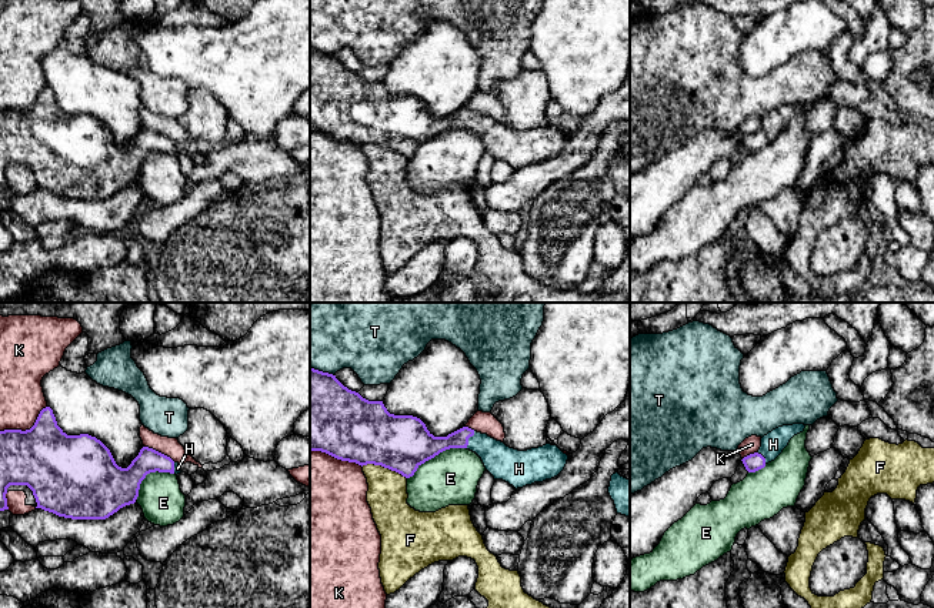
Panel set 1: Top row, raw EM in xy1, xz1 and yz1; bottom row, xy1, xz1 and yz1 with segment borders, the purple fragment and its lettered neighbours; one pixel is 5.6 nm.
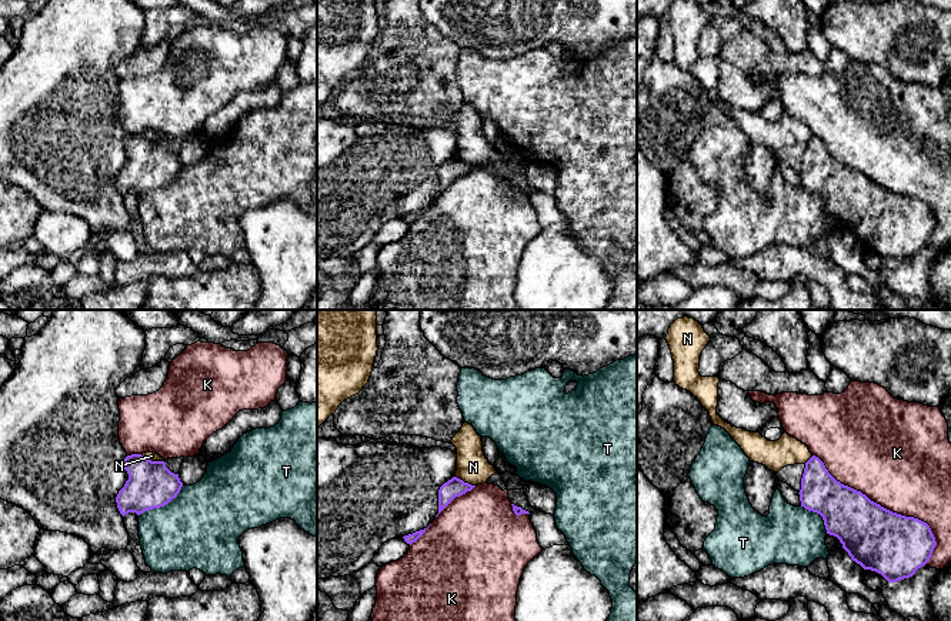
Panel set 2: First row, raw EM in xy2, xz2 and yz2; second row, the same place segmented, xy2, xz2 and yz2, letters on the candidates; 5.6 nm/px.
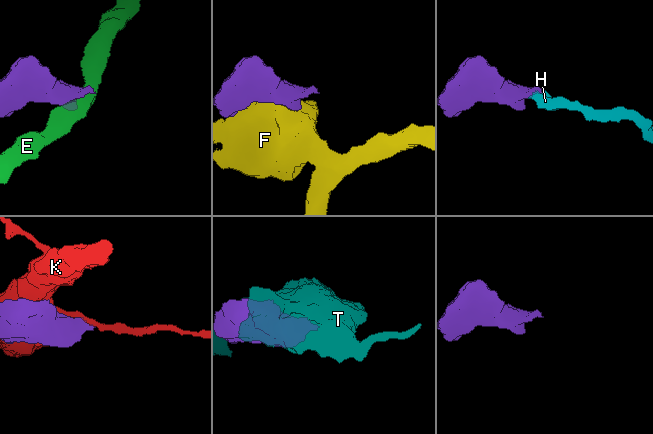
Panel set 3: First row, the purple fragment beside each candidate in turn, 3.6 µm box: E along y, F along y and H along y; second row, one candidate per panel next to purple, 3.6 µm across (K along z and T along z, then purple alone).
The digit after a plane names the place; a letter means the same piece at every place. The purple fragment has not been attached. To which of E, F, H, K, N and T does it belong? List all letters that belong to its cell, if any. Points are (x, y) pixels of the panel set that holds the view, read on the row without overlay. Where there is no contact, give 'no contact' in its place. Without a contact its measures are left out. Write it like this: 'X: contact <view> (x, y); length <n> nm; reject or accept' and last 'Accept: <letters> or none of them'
E: contact xz1 (436, 134); length 380 nm; reject
F: contact xz1 (384, 147); length 260 nm; reject
H: contact xz1 (467, 120); length 110 nm; accept
K: contact yz2 (886, 189); length 900 nm; reject
N: contact xy2 (150, 140); length 140 nm; reject
T: contact xy2 (162, 186); length 300 nm; reject
Accept: H

